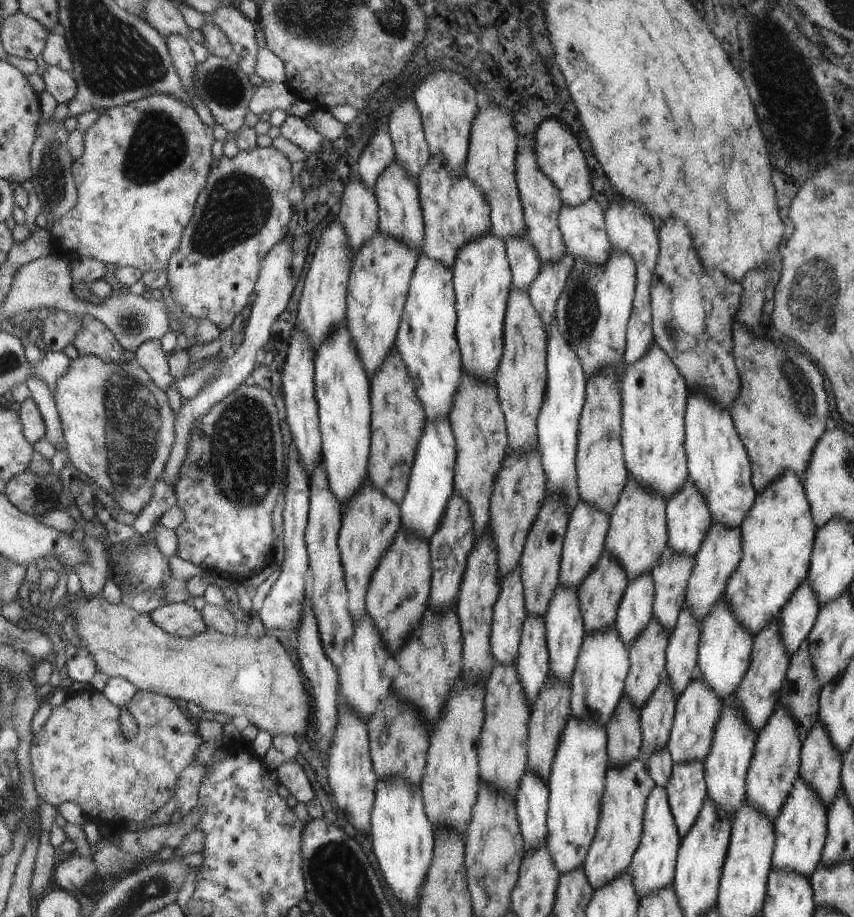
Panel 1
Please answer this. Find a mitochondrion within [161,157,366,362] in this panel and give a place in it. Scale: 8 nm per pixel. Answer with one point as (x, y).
(238, 205)

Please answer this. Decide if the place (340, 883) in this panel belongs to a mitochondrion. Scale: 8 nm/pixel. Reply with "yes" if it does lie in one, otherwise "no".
yes

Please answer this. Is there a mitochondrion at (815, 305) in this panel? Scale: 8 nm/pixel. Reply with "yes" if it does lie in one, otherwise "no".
yes

